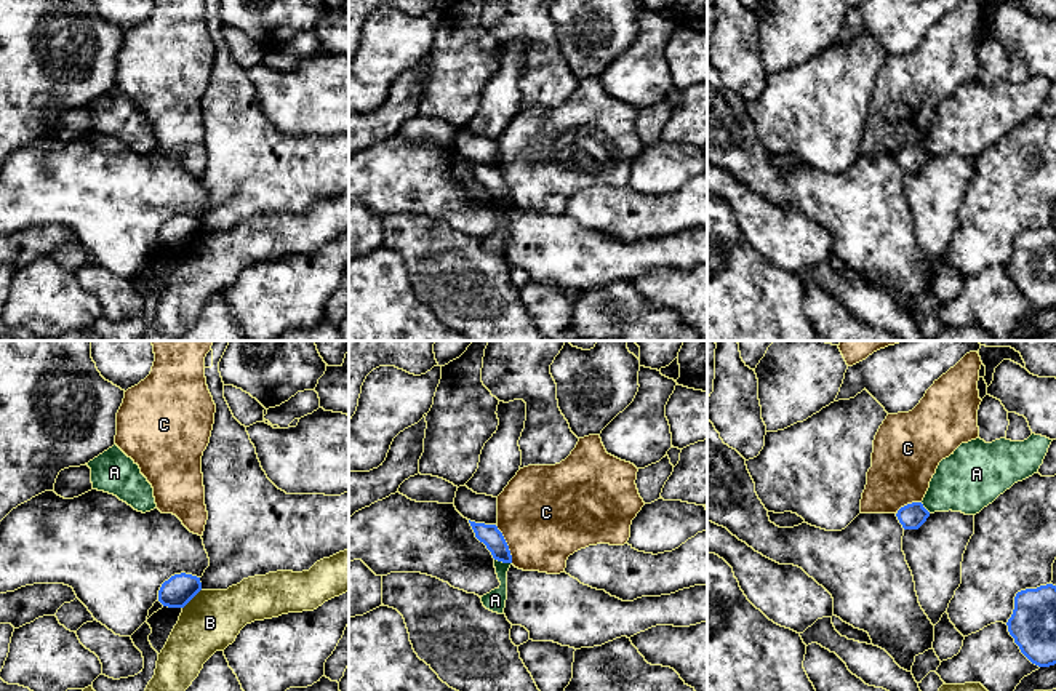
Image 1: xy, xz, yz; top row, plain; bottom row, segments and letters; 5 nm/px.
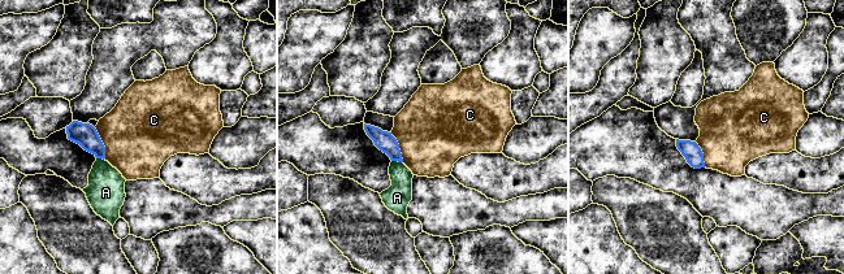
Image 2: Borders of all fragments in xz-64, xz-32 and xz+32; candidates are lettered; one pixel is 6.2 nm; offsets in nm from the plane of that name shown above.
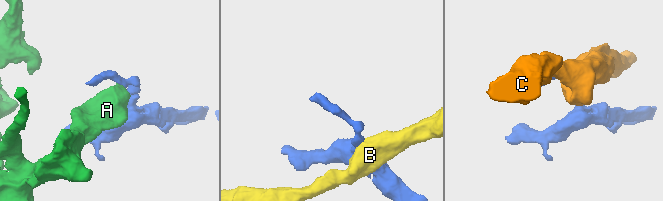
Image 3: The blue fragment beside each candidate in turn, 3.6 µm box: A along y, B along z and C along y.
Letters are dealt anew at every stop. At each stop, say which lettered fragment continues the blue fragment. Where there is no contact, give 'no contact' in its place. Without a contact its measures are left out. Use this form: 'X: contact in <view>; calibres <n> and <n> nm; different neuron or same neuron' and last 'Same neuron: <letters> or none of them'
A: contact in xz; calibres 100 and 100 nm; different neuron
B: contact in xy; calibres 160 and 300 nm; different neuron
C: contact in xz; calibres 100 and 480 nm; different neuron
Same neuron: none of them

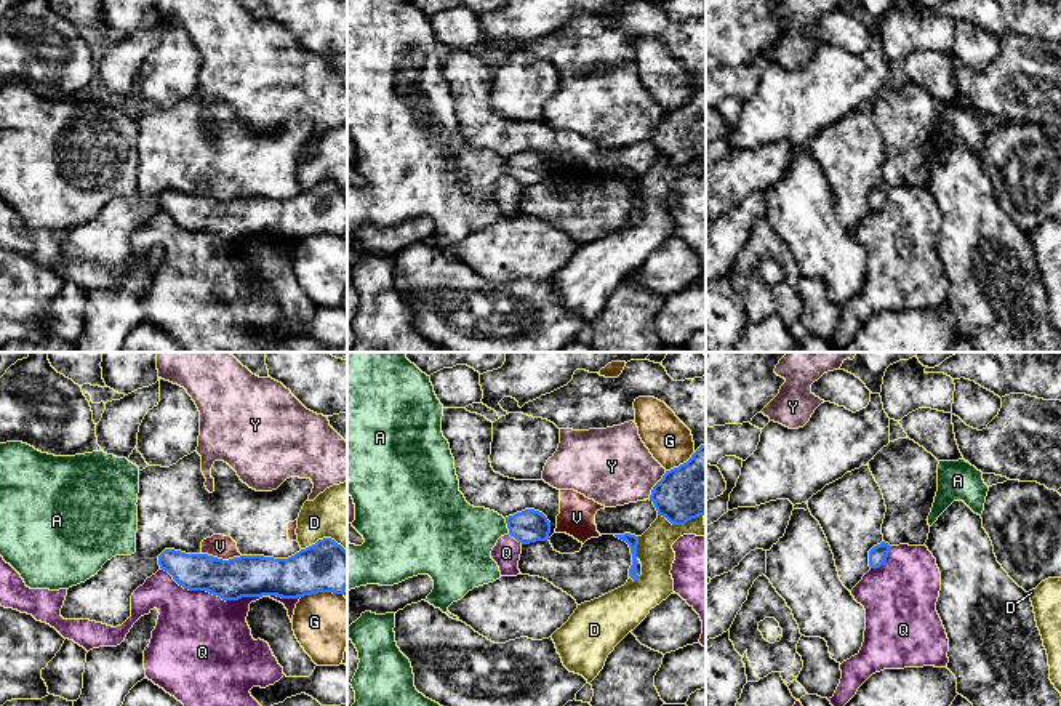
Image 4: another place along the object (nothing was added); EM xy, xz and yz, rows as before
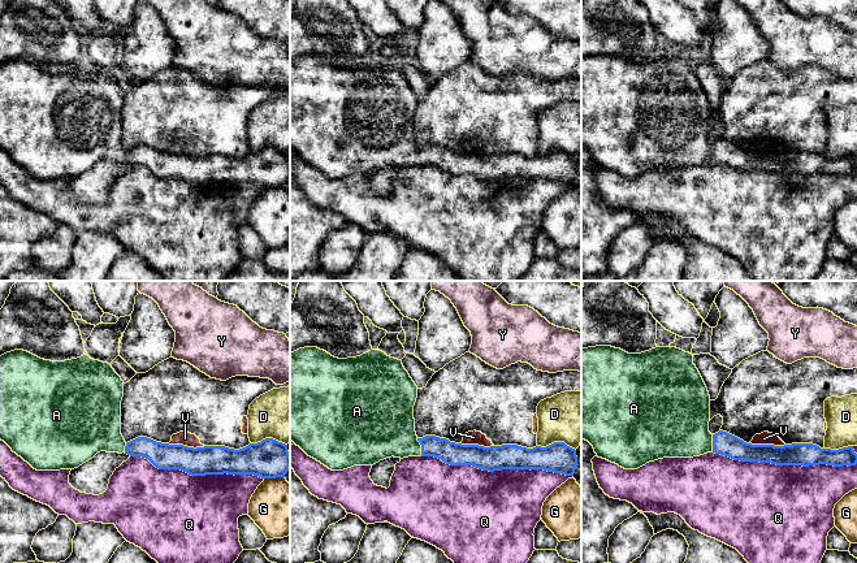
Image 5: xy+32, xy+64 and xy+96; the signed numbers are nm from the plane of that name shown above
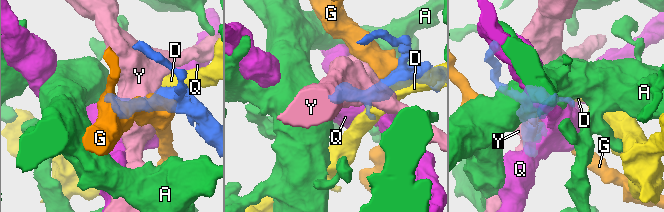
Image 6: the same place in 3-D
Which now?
A: contact in xz; calibres 170 and 340 nm; same neuron
D: contact in xz; calibres 60 and 180 nm; different neuron
G: contact in xy; calibres 260 and 320 nm; different neuron
Q: contact in xy; calibres 200 and 460 nm; different neuron
V: contact in xy; calibres 200 and 120 nm; different neuron
Y: contact in xz; calibres 300 and 380 nm; different neuron
Same neuron: A

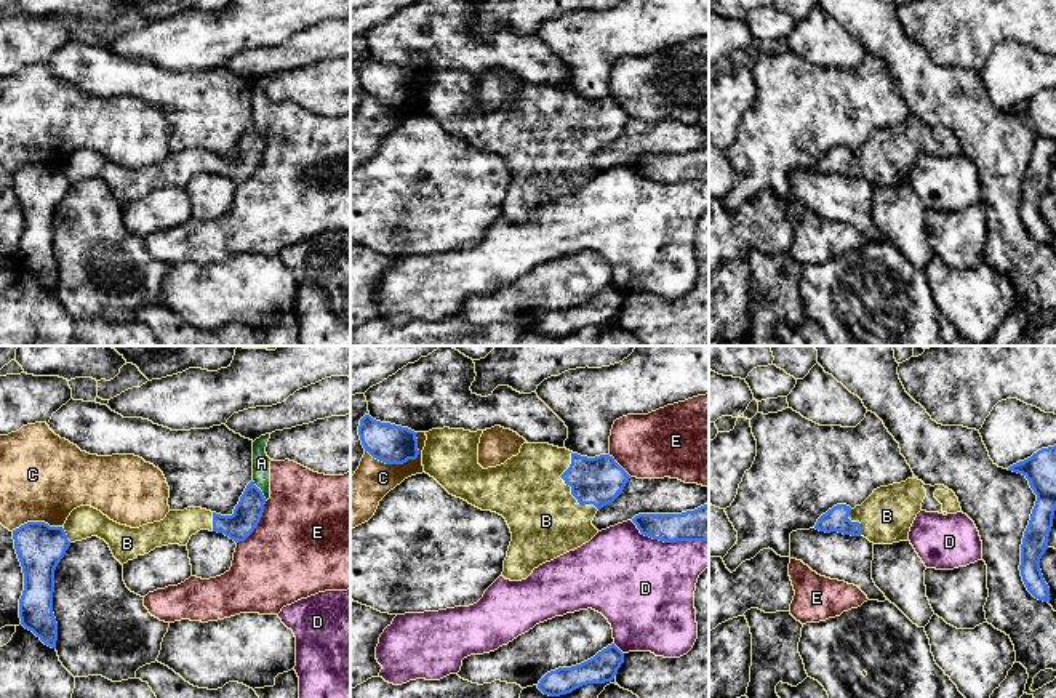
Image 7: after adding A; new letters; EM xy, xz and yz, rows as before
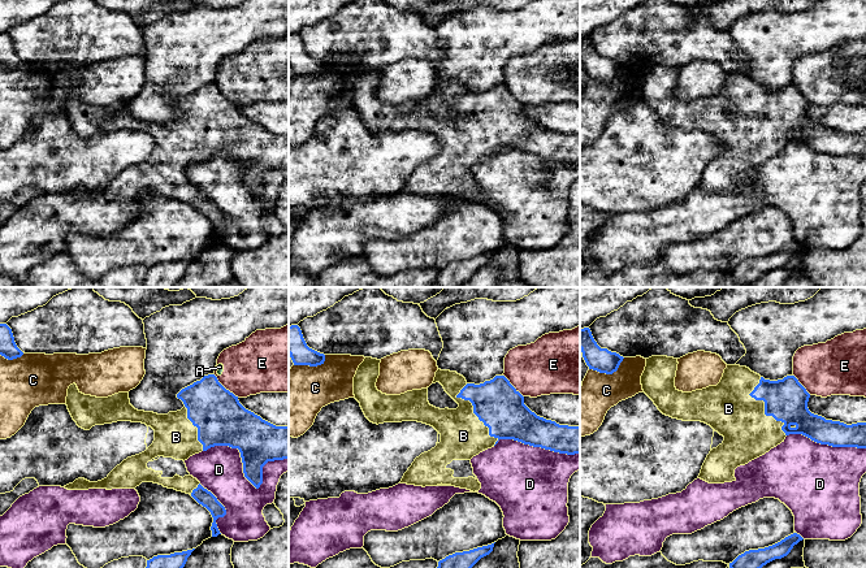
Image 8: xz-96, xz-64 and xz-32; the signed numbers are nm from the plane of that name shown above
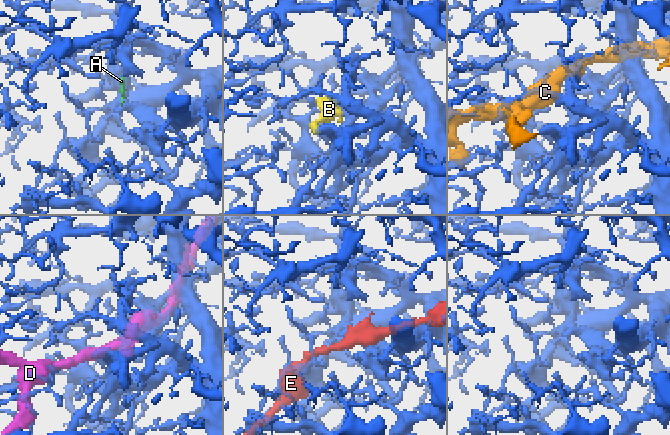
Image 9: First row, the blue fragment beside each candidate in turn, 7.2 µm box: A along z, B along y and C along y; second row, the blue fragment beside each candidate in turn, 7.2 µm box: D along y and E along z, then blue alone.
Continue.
A: contact in xy; calibres 140 and 100 nm; different neuron
B: contact in xz; calibres 240 and 380 nm; same neuron
C: contact in xz; calibres 200 and 200 nm; different neuron
D: contact in xz; calibres 180 and 480 nm; different neuron
E: contact in xy; calibres 140 and 500 nm; different neuron
Same neuron: B

